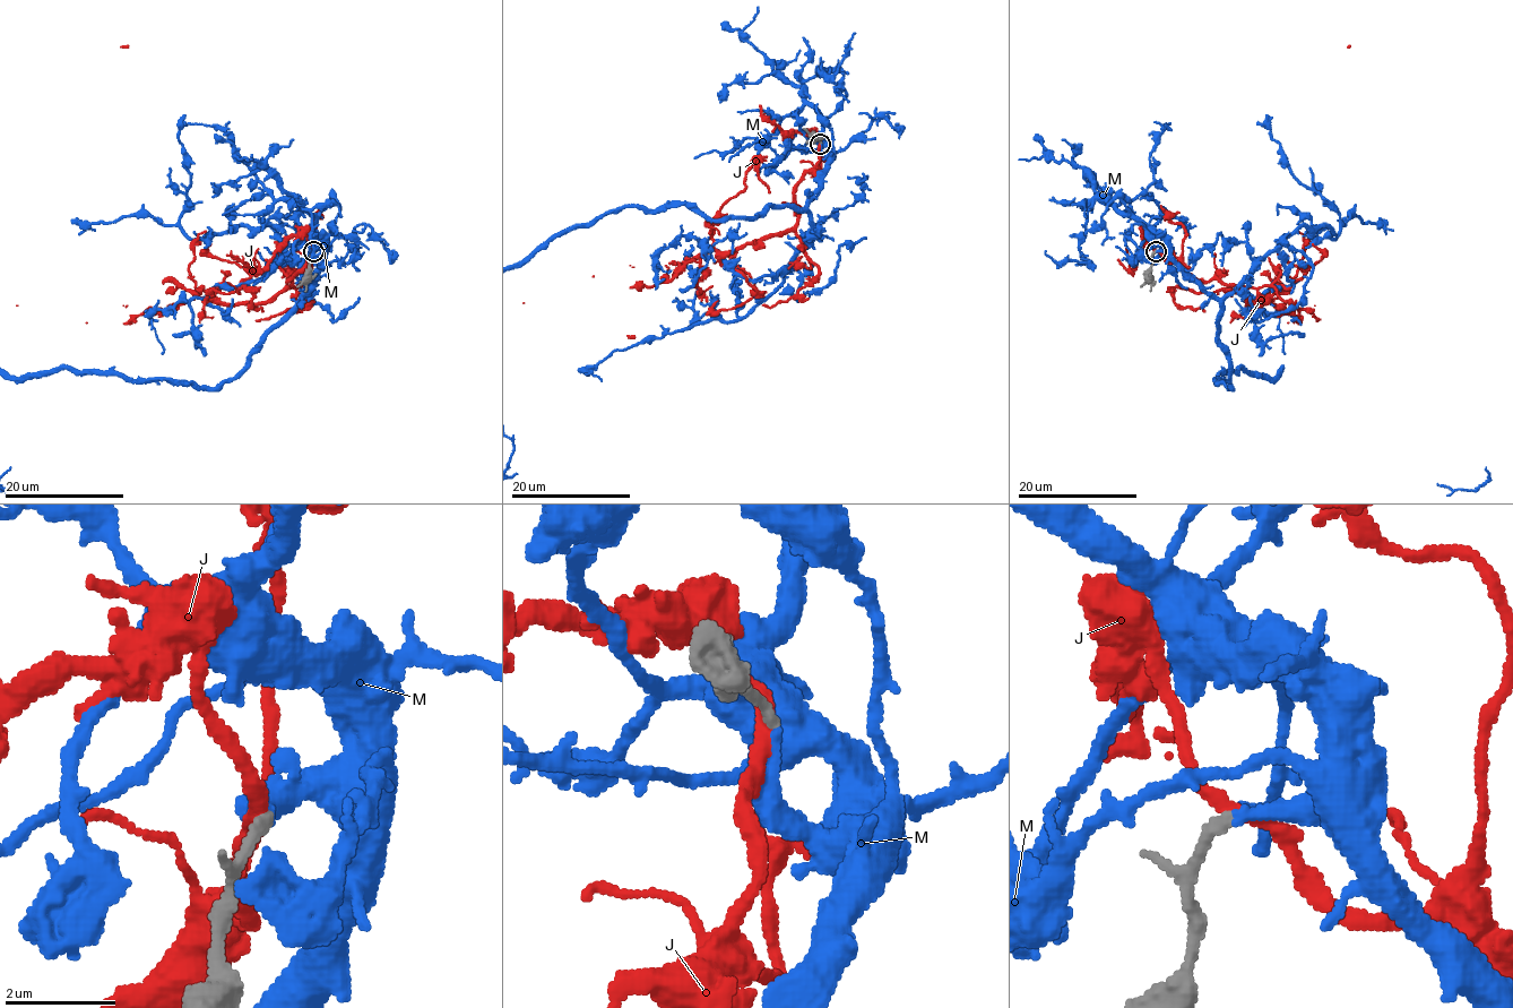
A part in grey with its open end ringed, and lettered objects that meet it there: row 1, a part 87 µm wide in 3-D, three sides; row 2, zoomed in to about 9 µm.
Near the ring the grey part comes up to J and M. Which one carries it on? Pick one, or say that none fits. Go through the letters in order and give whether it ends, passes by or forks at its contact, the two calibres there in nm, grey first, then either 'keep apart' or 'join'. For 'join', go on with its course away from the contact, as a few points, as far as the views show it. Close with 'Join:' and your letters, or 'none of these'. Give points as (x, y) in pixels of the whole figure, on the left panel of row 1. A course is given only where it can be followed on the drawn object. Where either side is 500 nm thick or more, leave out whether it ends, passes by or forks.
J: it passes by | 200/260 nm | keep apart
M: it ends | 200/220 nm | join
Join: M

